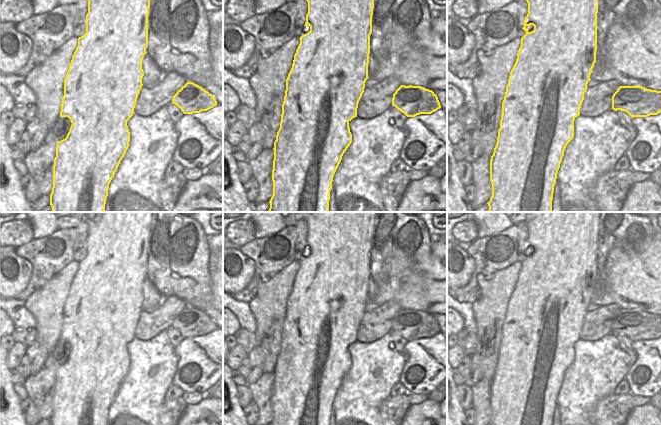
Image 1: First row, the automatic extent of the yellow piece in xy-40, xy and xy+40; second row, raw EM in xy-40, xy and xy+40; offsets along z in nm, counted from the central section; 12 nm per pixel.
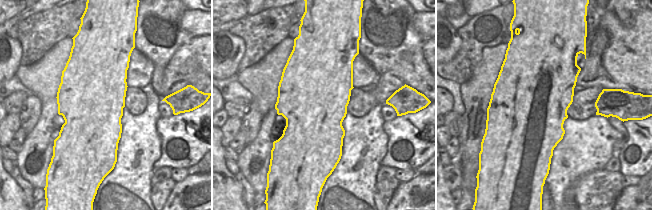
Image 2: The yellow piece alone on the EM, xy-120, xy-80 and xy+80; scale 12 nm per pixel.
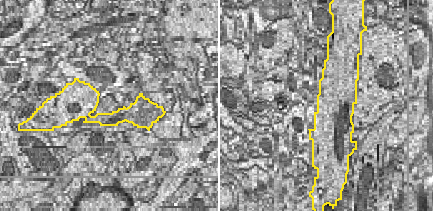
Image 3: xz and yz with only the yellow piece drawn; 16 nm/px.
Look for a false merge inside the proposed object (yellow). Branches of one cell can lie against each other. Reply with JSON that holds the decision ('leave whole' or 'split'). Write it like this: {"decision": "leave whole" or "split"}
{"decision": "split"}

